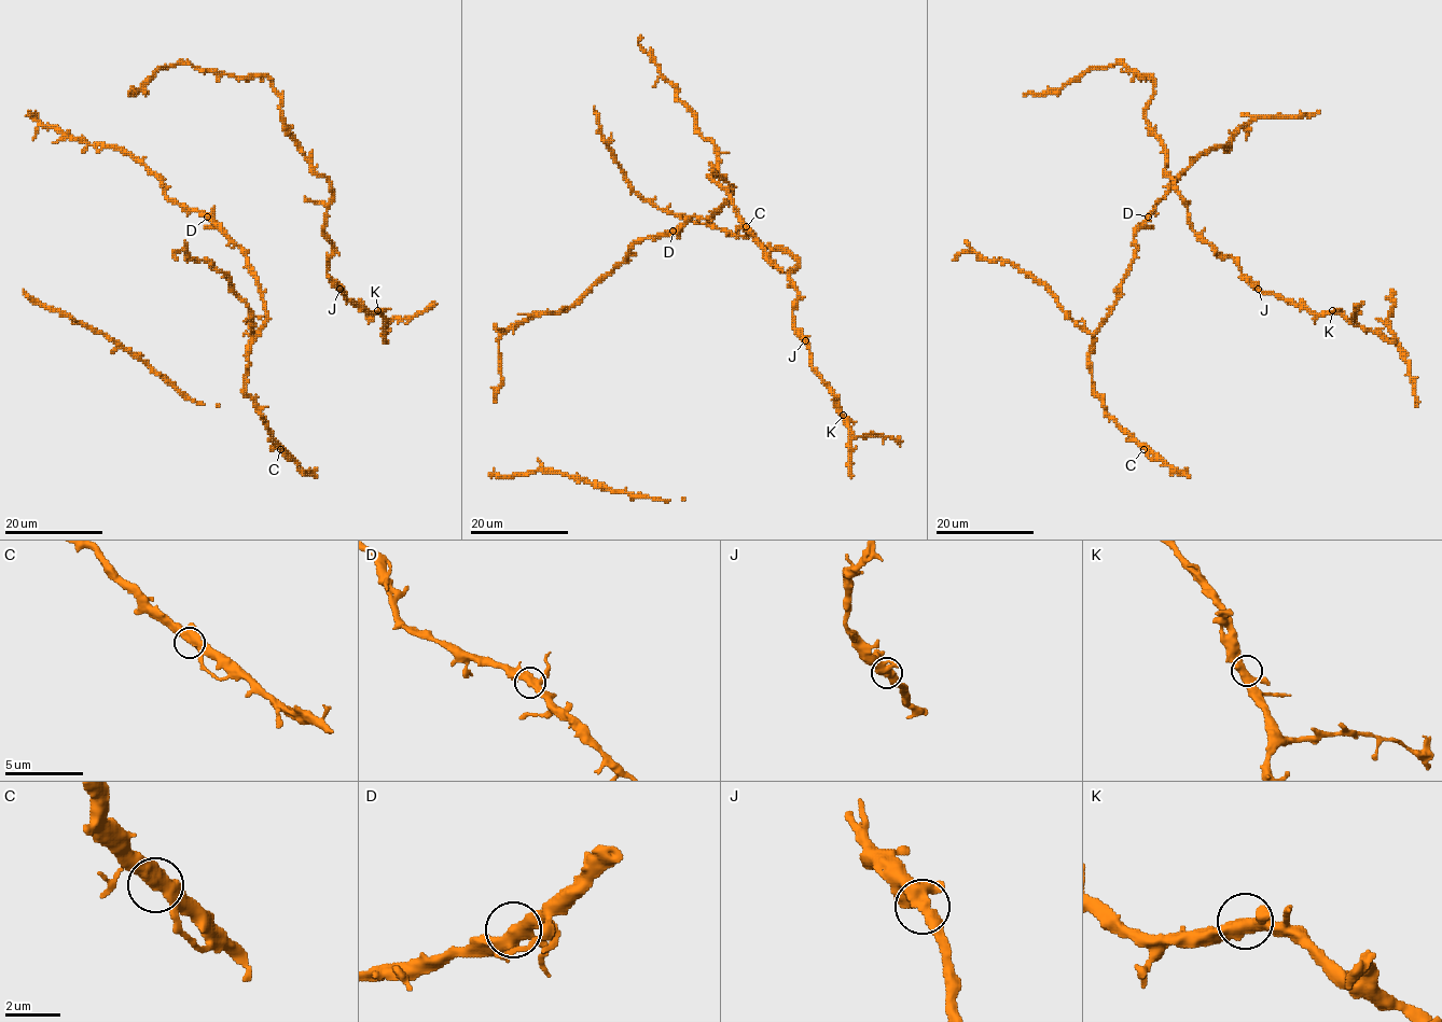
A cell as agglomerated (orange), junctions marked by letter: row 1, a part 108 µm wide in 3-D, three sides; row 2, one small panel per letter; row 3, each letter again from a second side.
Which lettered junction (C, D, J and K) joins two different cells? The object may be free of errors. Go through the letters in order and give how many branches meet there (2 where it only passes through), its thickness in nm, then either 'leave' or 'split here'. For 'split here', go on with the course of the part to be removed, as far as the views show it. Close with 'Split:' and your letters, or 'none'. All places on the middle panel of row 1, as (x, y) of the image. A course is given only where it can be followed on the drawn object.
C: 3 | 420 nm | leave
D: 3 | 400 nm | leave
J: 3 | 400 nm | leave
K: 3 | 420 nm | leave
Split: none

